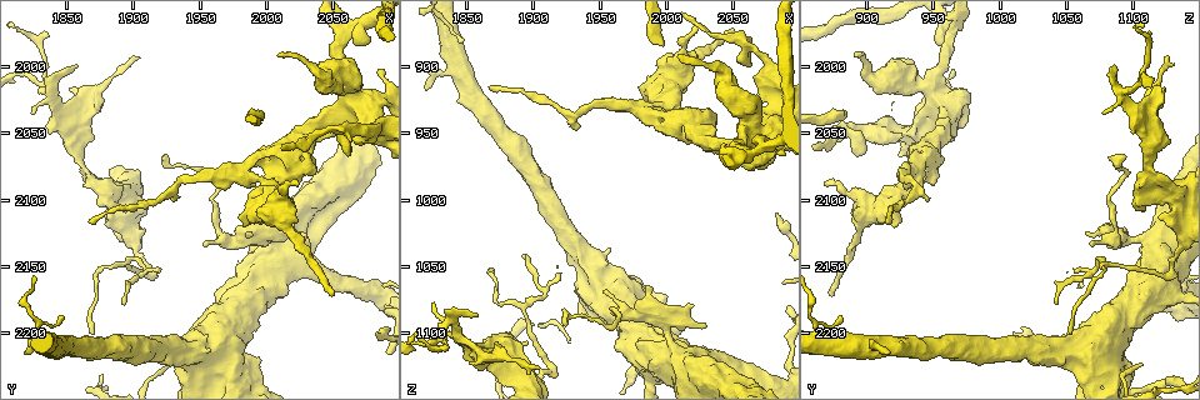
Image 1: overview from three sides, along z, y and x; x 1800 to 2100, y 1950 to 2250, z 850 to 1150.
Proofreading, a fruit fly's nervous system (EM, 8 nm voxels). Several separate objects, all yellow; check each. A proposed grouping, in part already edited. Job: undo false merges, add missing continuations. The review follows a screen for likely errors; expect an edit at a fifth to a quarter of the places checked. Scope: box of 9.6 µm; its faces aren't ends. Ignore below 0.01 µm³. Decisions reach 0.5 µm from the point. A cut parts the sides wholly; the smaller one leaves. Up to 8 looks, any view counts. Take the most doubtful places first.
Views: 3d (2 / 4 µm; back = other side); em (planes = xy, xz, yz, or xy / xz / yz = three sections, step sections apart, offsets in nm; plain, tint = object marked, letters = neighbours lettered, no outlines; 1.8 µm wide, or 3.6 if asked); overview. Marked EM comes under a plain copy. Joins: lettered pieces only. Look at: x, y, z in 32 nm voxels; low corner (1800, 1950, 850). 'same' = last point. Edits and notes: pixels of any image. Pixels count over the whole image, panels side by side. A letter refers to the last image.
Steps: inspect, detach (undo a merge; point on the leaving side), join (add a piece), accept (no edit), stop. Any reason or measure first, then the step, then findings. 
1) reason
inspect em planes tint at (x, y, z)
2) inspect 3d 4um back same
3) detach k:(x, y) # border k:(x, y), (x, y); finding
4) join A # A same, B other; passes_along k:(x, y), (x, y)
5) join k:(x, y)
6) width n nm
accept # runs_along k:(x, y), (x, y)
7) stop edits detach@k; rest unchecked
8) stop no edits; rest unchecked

four arms meet
inspect 3d 2um at (2062, 1974, 966)

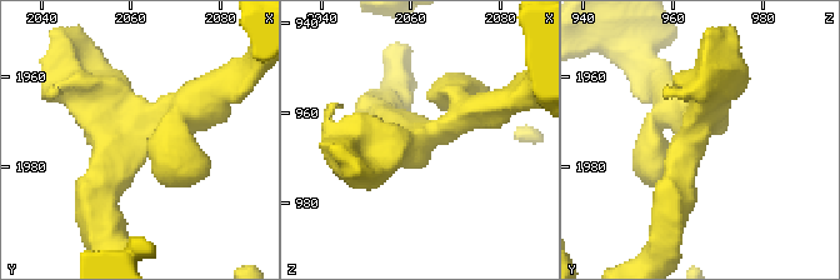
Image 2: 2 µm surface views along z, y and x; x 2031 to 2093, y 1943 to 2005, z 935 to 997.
need the tissue
inspect em 3.6um planes tint at (2061, 1973, 965)

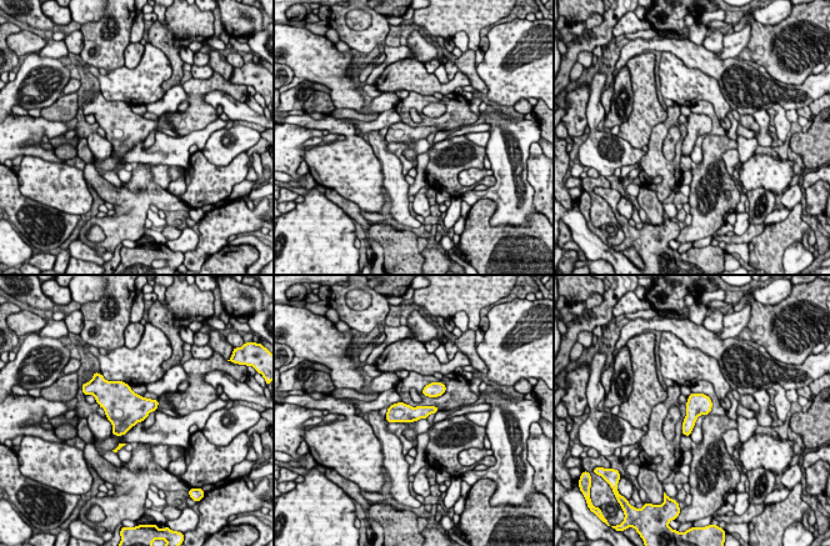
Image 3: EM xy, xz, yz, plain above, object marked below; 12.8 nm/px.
inspect em 3.6um planes letters same

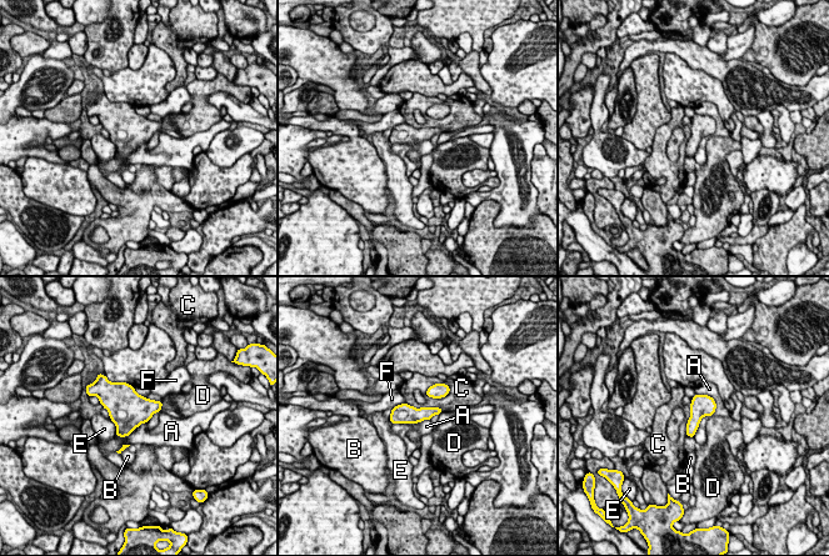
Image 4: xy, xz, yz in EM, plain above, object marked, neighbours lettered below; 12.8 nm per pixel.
width 240 nm
accept # A other, B other, C other, D other, E other, F other; border 4:(708, 394), (715, 411), (693, 436); one cell here

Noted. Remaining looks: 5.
sharp bend
inspect em 3.6um yz step 16 letters at (1958, 2210, 1062)

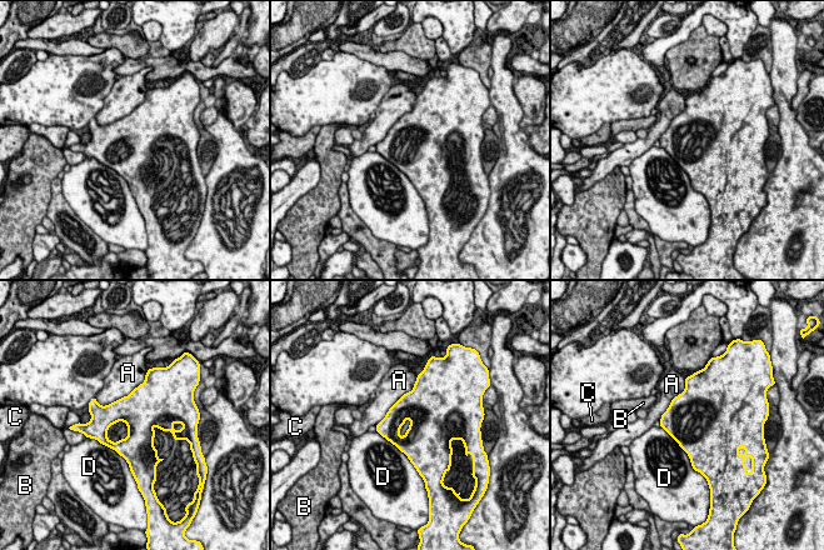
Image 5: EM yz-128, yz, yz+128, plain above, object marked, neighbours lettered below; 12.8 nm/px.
cut it another way
inspect em 3.6um planes letters same

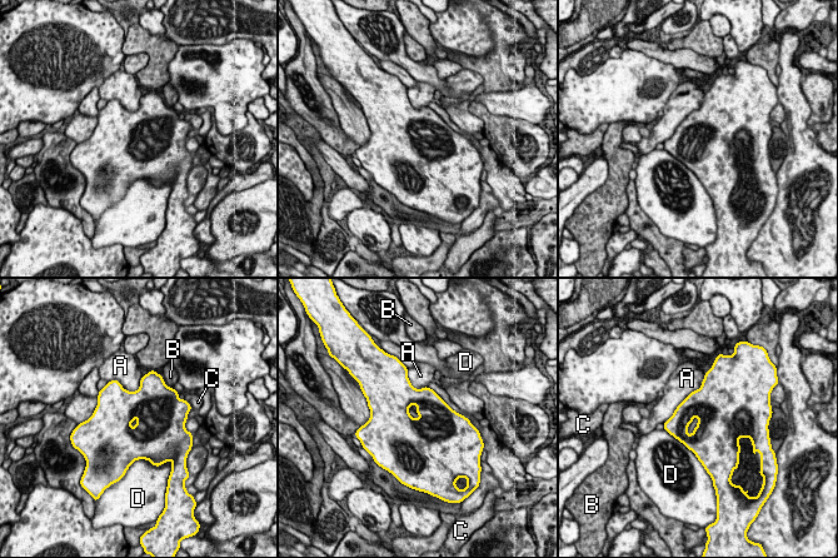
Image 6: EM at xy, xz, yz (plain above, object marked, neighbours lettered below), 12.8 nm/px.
longest_contact A 800 nm
accept # A other, B other, C other, D other; border 6:(704, 375), (701, 385), (663, 422); one cell here

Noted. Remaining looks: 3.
stops while still wide
inspect 3d 2um at (2036, 2078, 936)

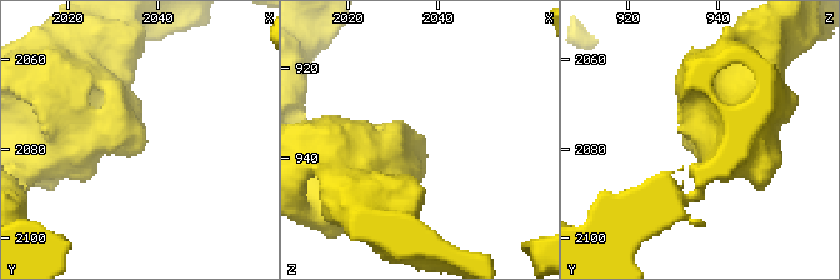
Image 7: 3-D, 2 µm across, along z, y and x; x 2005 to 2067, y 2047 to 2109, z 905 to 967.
shape alone is not enough
inspect em xy step 8 letters at (2038, 2078, 938)

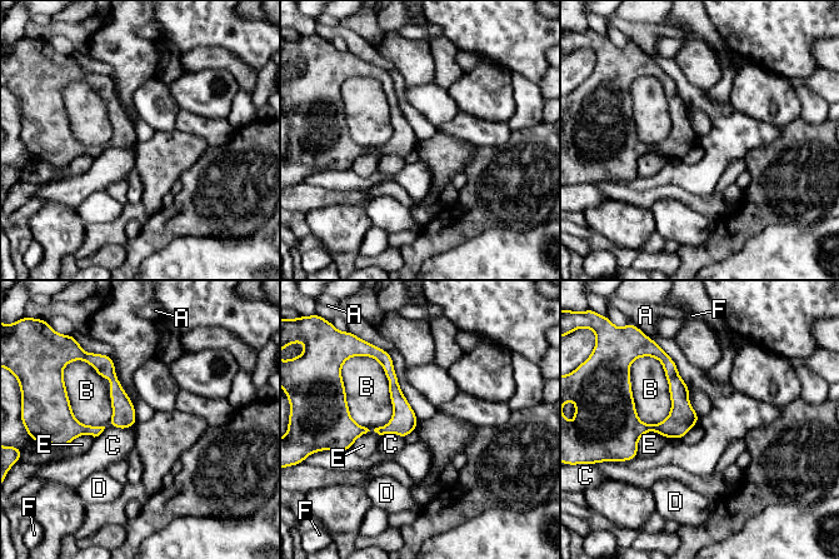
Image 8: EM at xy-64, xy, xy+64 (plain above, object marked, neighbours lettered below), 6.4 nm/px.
another direction
inspect em planes letters same

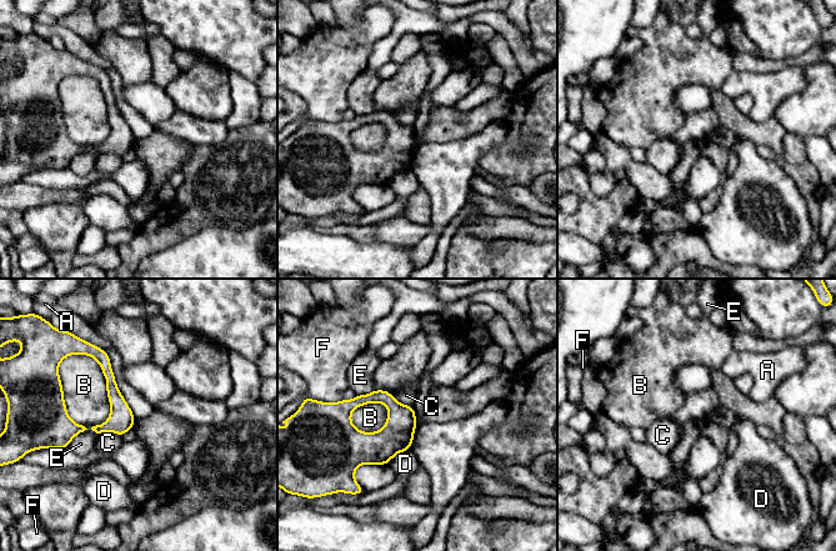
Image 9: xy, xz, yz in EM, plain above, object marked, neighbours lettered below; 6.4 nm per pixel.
accept # A other, B other, C other, D other, E other, F other; border 9:(98, 432), (113, 431), (121, 436); no lettered piece goes on from it

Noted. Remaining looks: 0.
stop no edits; rest unchecked

